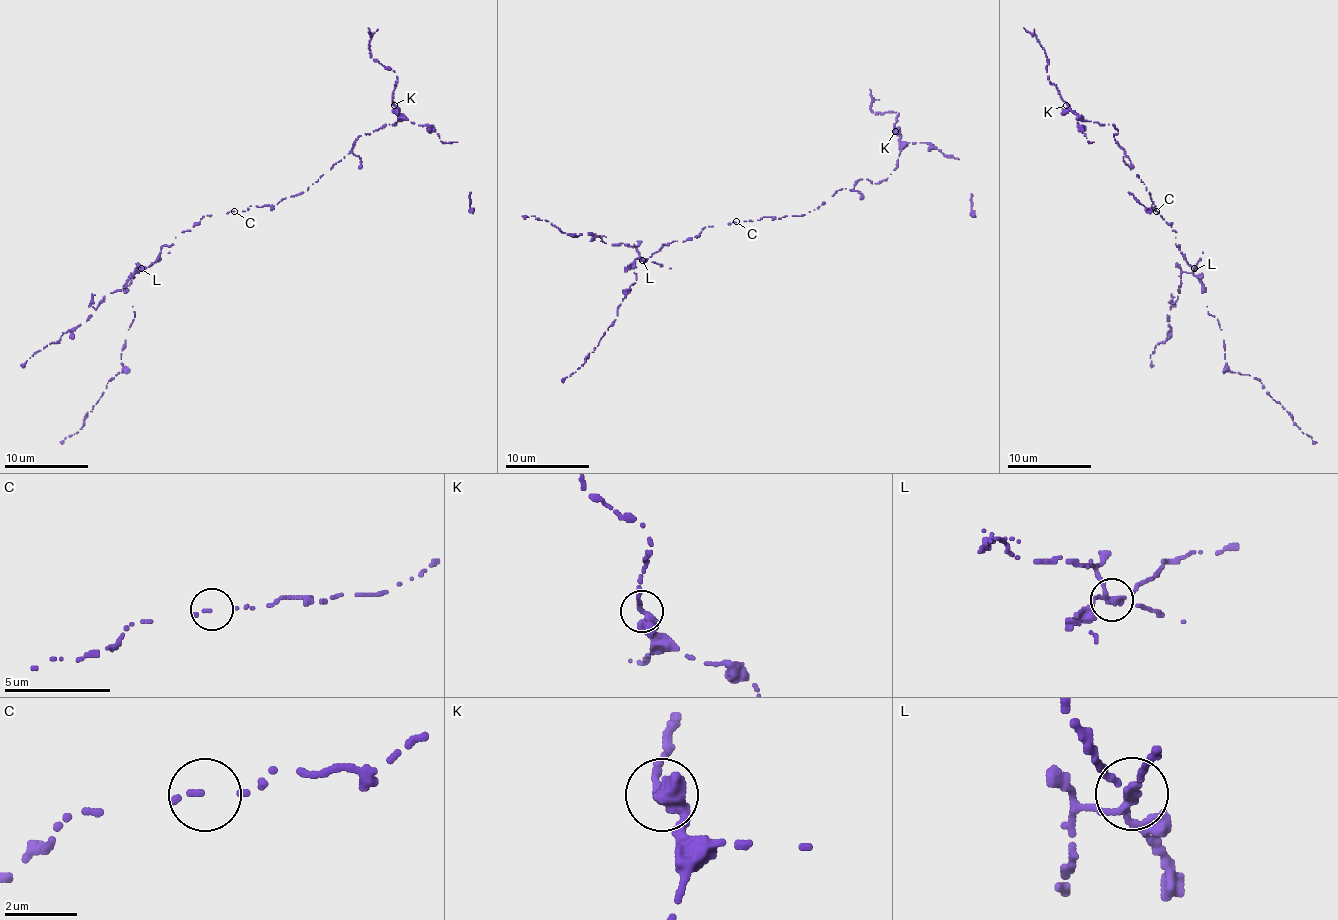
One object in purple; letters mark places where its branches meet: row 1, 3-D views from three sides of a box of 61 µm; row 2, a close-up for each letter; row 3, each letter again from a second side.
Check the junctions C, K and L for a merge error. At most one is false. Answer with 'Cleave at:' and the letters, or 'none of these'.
Cleave at: L

